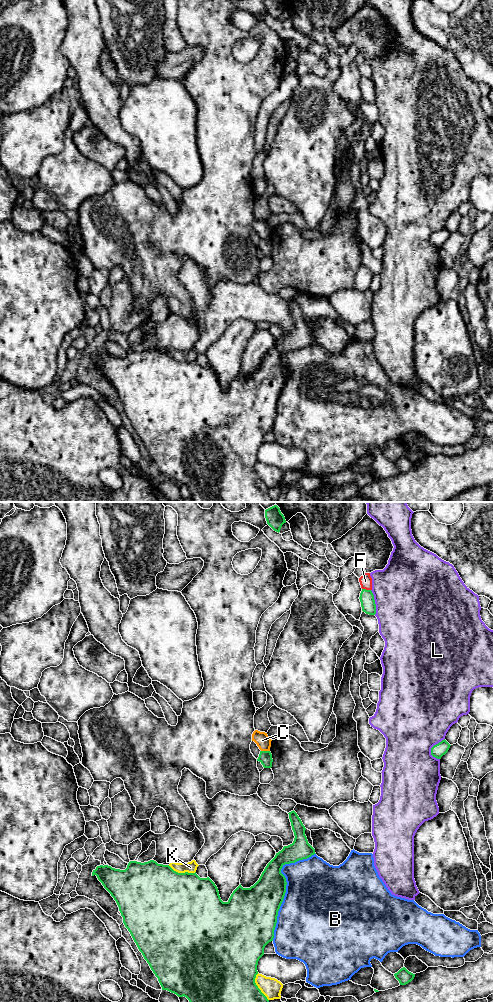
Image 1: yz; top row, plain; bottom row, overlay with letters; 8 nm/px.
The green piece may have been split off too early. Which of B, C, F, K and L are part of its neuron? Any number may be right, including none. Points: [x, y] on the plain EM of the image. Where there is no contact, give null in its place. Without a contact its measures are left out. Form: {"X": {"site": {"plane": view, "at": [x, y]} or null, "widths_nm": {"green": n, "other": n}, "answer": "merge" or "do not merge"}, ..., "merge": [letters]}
{"B": {"site": {"plane": "yz", "at": [285, 375]}, "widths_nm": {"green": 320, "other": 480}, "answer": "do not merge"}, "C": {"site": {"plane": "yz", "at": [265, 239]}, "widths_nm": {"green": 110, "other": 120}, "answer": "do not merge"}, "F": {"site": {"plane": "yz", "at": [365, 77]}, "widths_nm": {"green": 120, "other": 100}, "answer": "do not merge"}, "K": {"site": {"plane": "yz", "at": [182, 361]}, "widths_nm": {"green": 500, "other": 90}, "answer": "do not merge"}, "L": {"site": {"plane": "yz", "at": [431, 236]}, "widths_nm": {"green": 110, "other": 480}, "answer": "do not merge"}, "merge": []}

